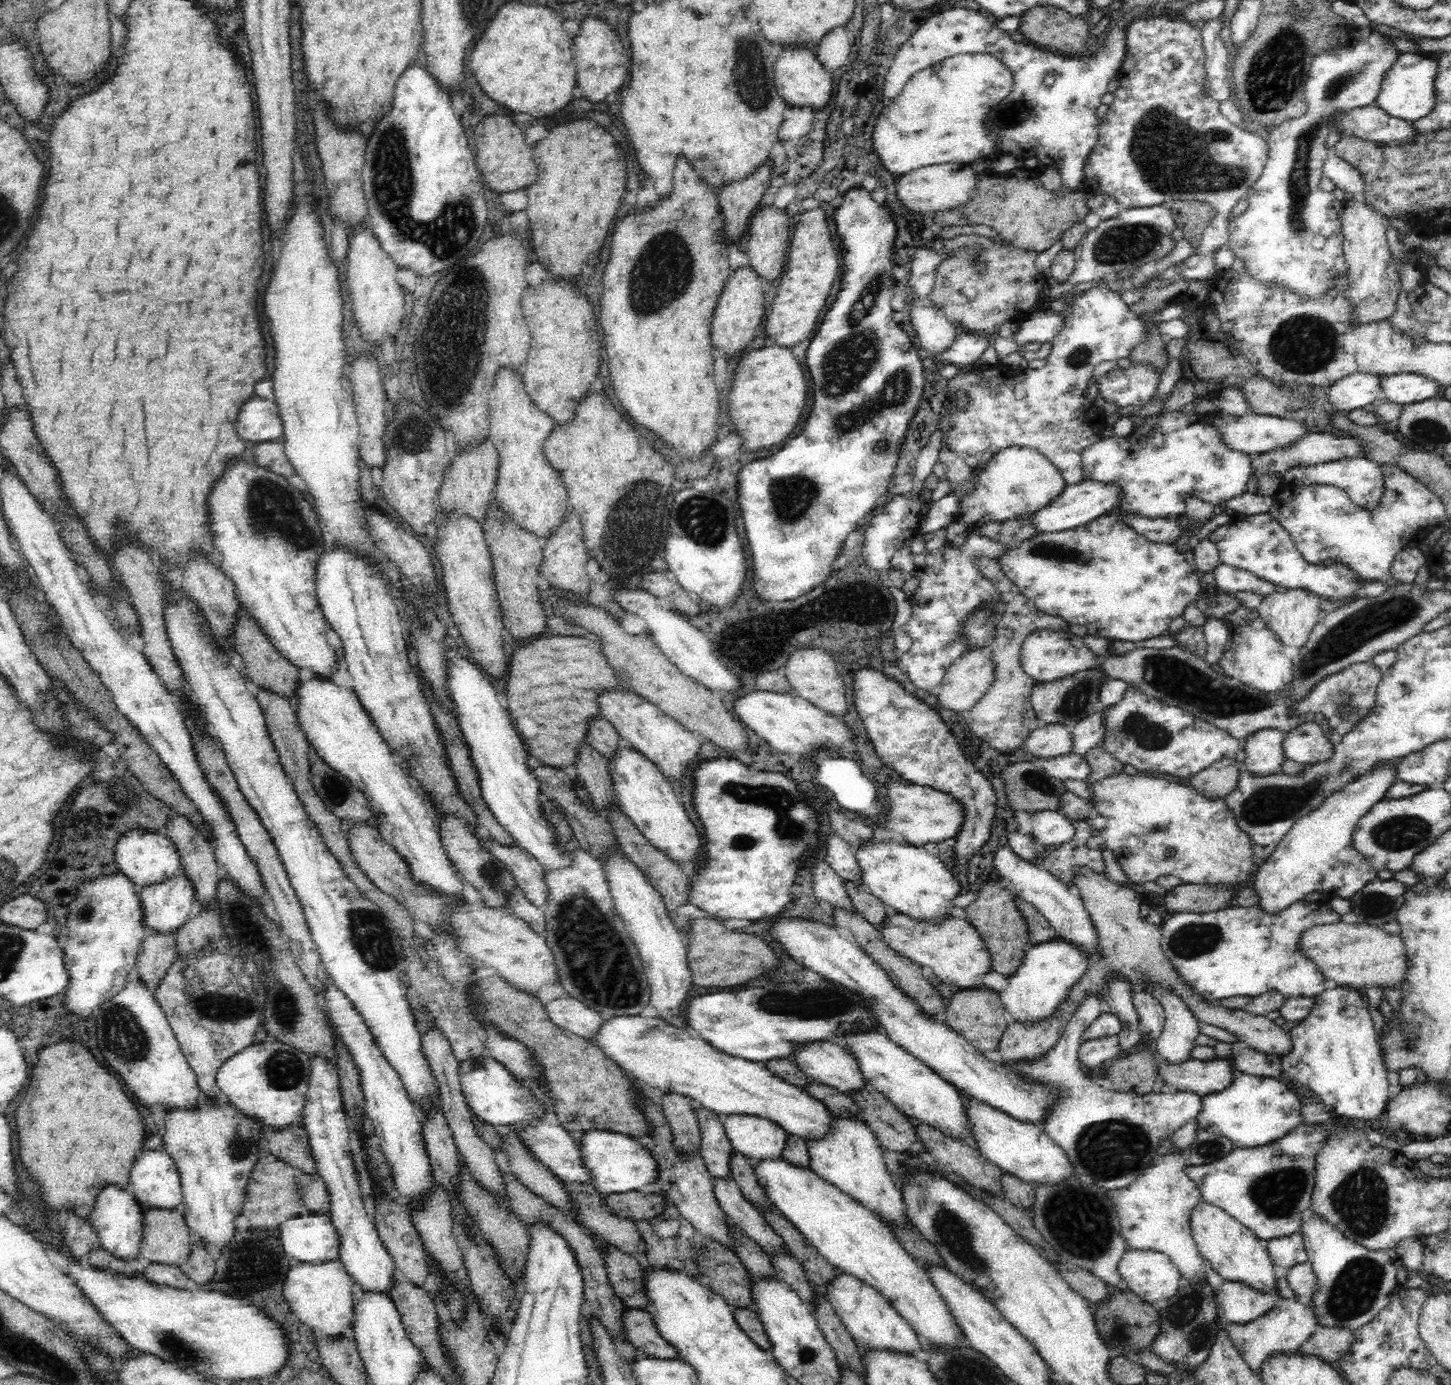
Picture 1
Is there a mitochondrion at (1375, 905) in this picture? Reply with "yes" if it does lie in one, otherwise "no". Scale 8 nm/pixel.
yes

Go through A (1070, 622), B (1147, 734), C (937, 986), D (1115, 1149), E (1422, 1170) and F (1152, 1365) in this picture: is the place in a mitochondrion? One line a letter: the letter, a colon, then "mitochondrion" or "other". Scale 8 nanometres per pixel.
A: other
B: mitochondrion
C: other
D: mitochondrion
E: other
F: other

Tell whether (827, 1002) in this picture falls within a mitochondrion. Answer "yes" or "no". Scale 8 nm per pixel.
yes

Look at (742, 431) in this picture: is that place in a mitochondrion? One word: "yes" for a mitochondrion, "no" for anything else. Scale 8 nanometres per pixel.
no

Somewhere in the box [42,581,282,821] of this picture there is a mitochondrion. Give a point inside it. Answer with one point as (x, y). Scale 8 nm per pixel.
(86, 722)

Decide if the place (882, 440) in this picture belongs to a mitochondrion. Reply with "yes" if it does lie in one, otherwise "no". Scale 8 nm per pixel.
yes

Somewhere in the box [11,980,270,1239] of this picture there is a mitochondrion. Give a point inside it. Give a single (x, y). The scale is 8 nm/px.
(125, 1041)

